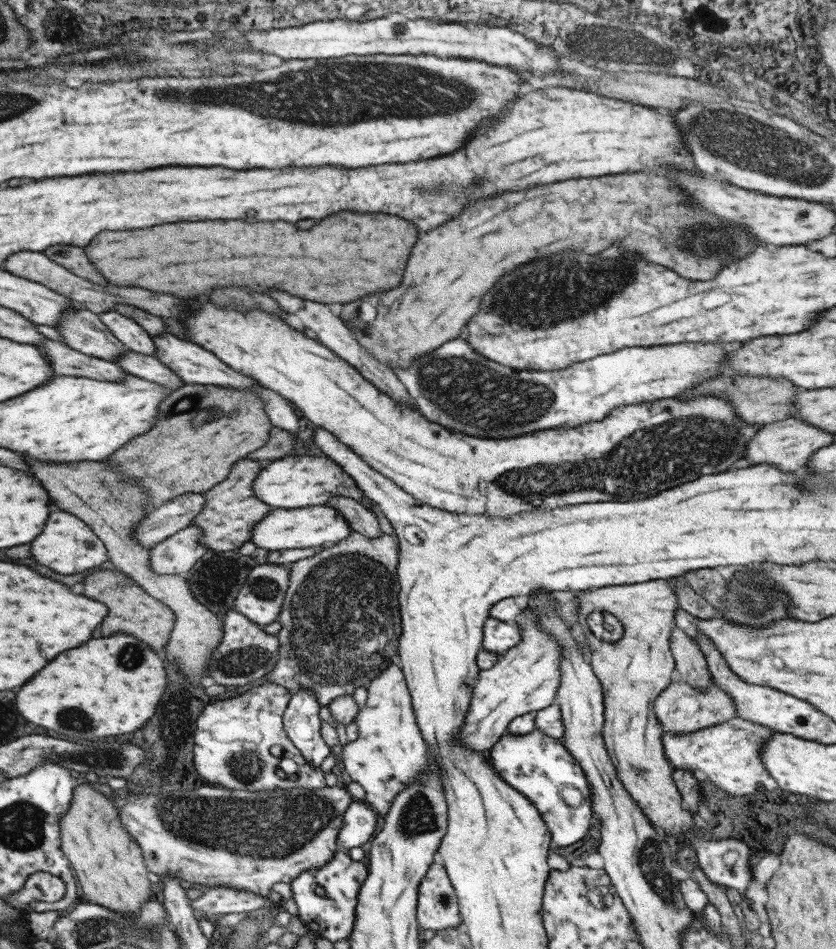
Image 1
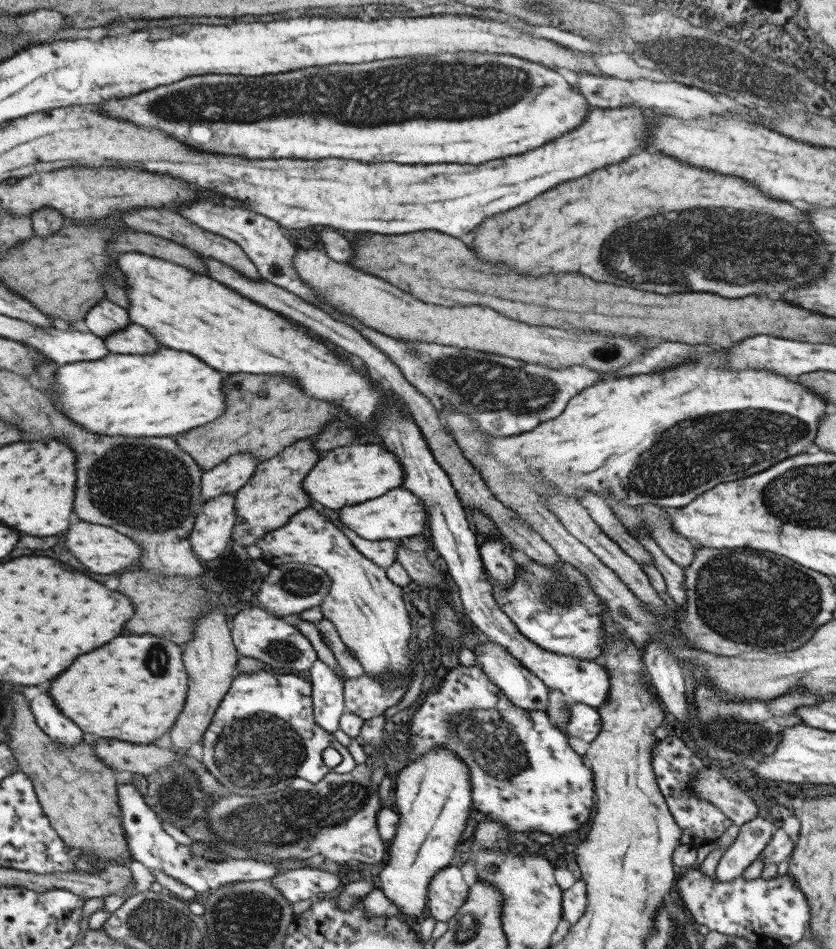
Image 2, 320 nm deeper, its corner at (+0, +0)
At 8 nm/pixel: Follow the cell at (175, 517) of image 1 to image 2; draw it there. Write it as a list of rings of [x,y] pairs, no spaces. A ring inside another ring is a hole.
[[[249,453],[229,455],[223,462],[202,473],[200,478],[199,502],[201,504],[235,493],[255,472],[256,460]]]

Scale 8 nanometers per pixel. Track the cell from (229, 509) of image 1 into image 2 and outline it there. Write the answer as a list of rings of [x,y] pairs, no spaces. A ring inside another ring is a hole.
[[[305,438],[296,440],[277,456],[257,462],[251,478],[233,494],[235,522],[230,540],[244,547],[256,544],[258,538],[283,527],[291,516],[310,506],[311,502],[301,486],[307,473],[321,460],[322,455],[323,453],[313,446],[312,440]]]

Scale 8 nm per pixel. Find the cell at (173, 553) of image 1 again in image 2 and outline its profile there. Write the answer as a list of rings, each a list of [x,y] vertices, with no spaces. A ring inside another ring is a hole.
[[[233,493],[217,496],[202,504],[189,533],[193,554],[199,560],[215,559],[230,542],[233,529]]]

